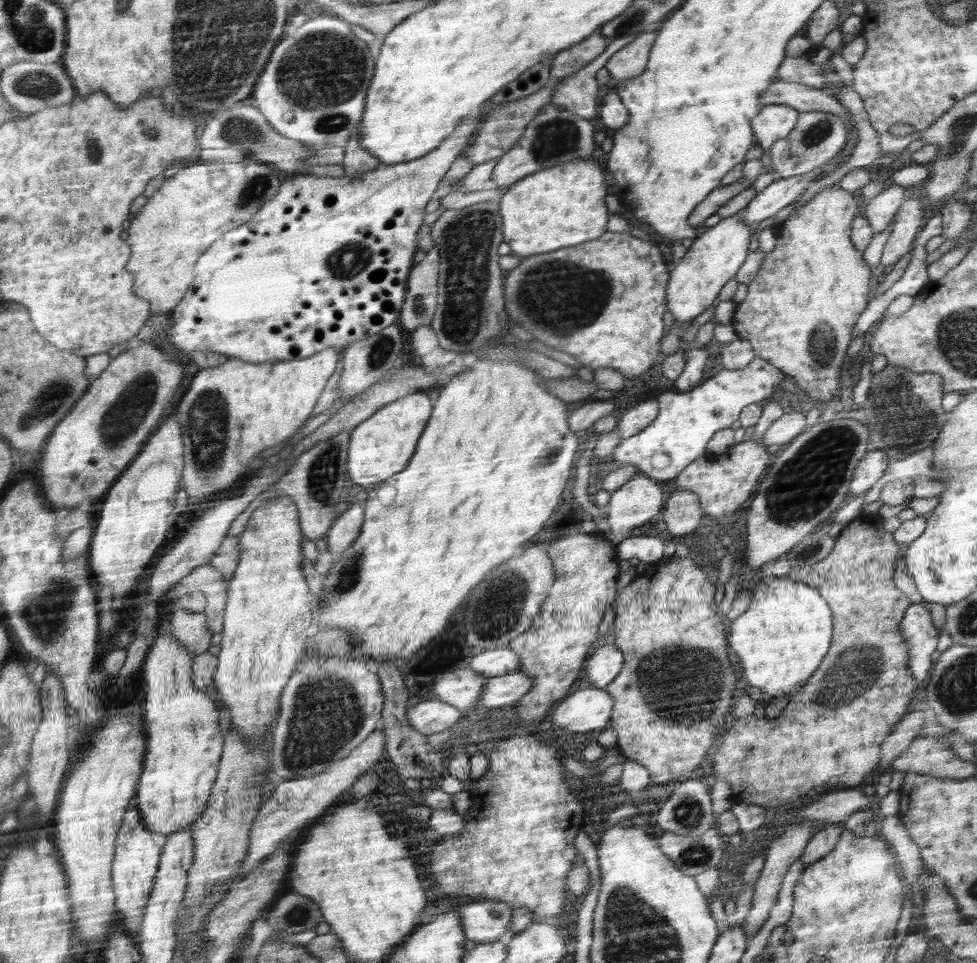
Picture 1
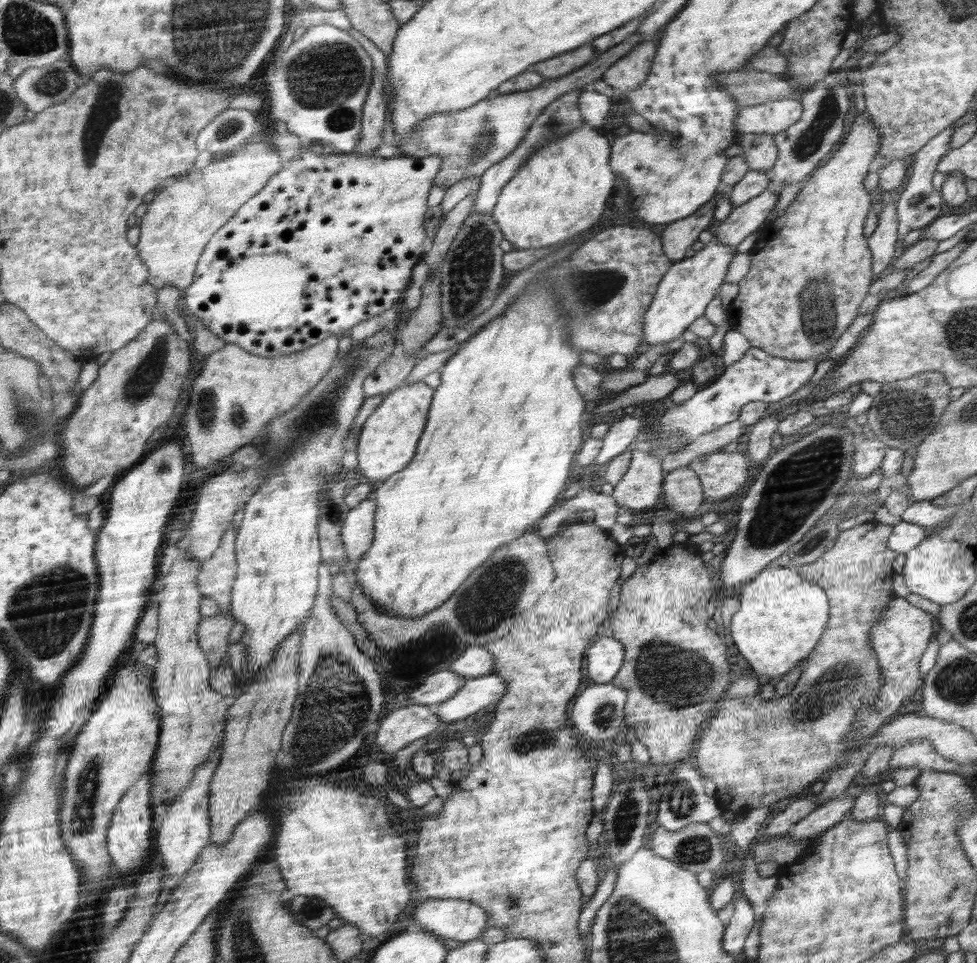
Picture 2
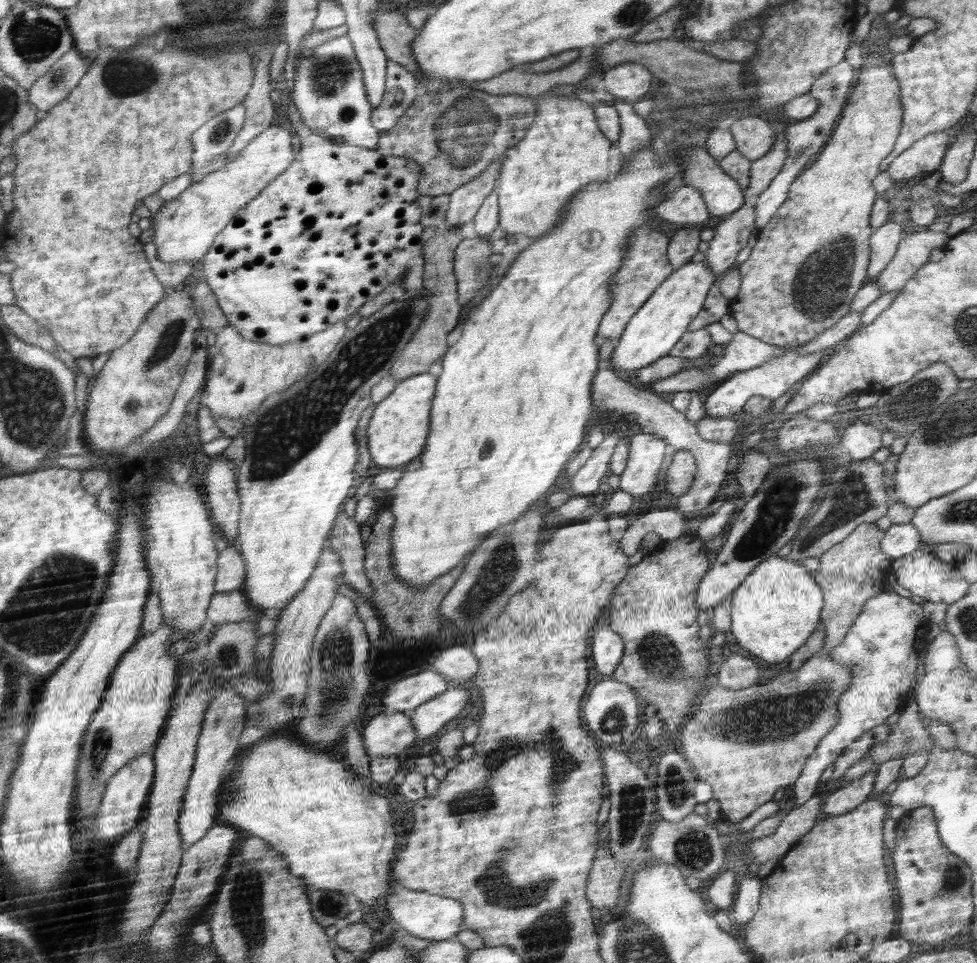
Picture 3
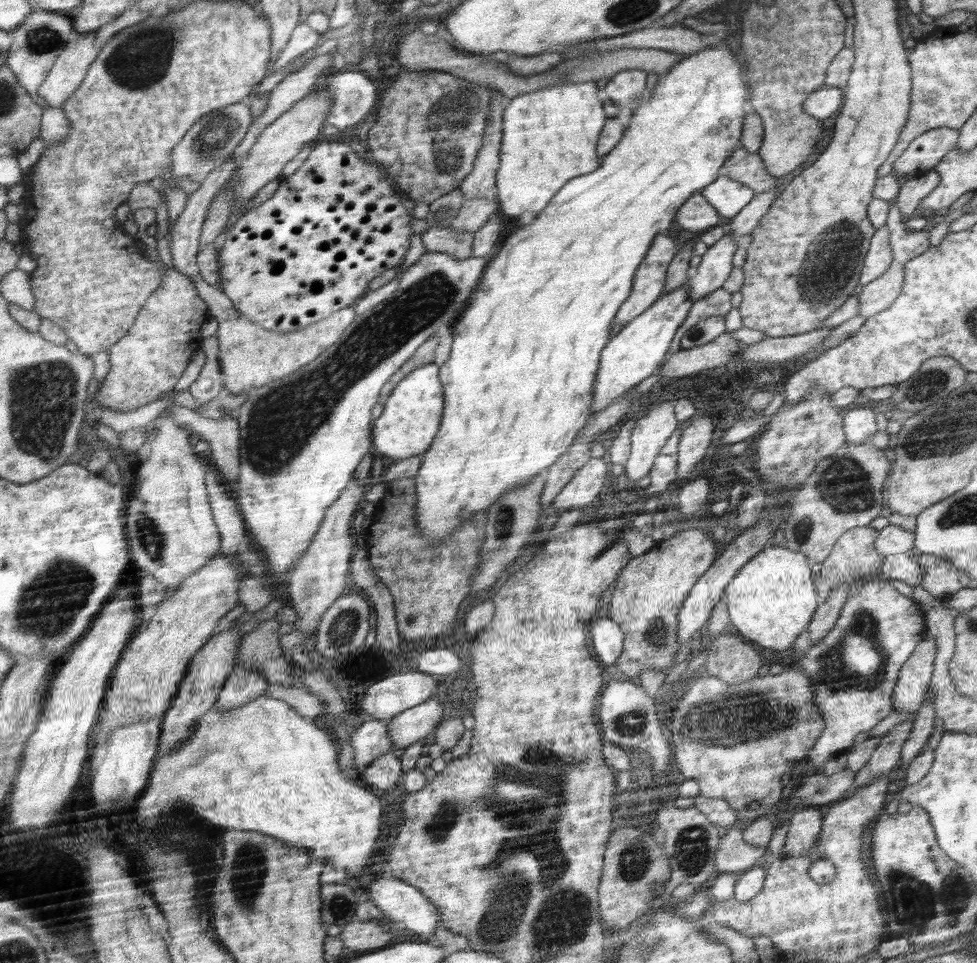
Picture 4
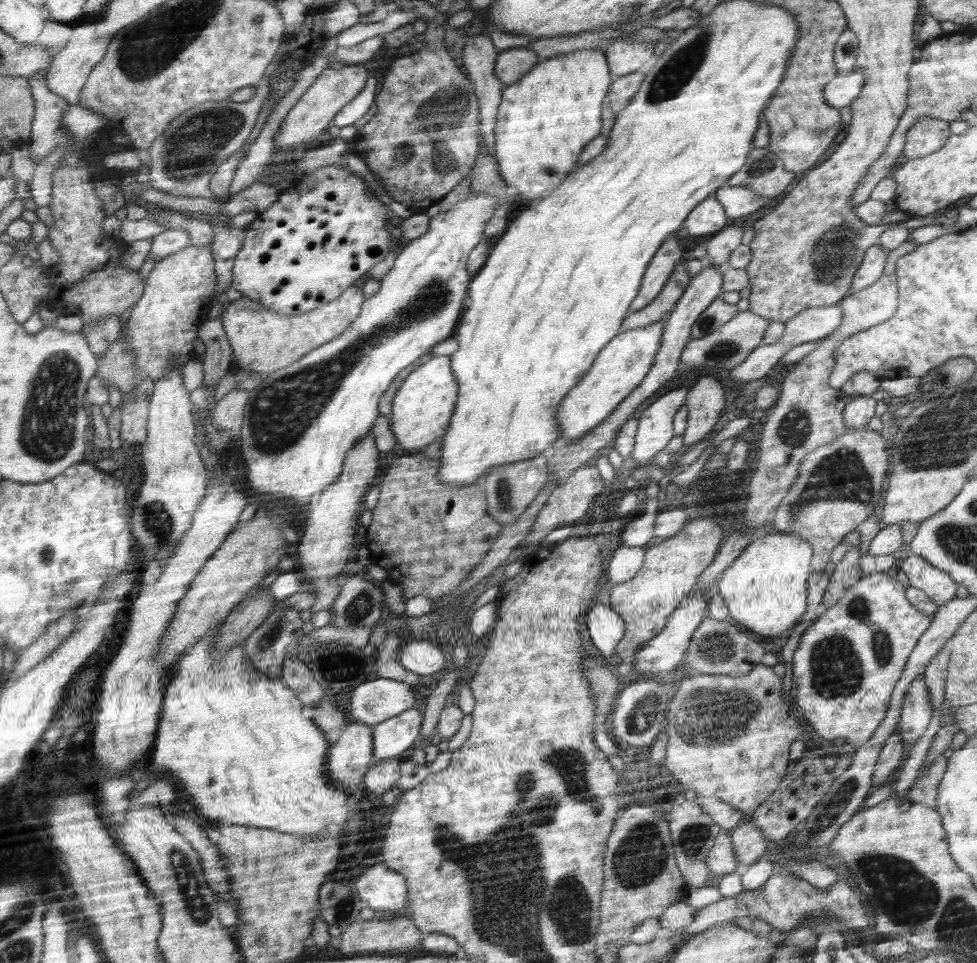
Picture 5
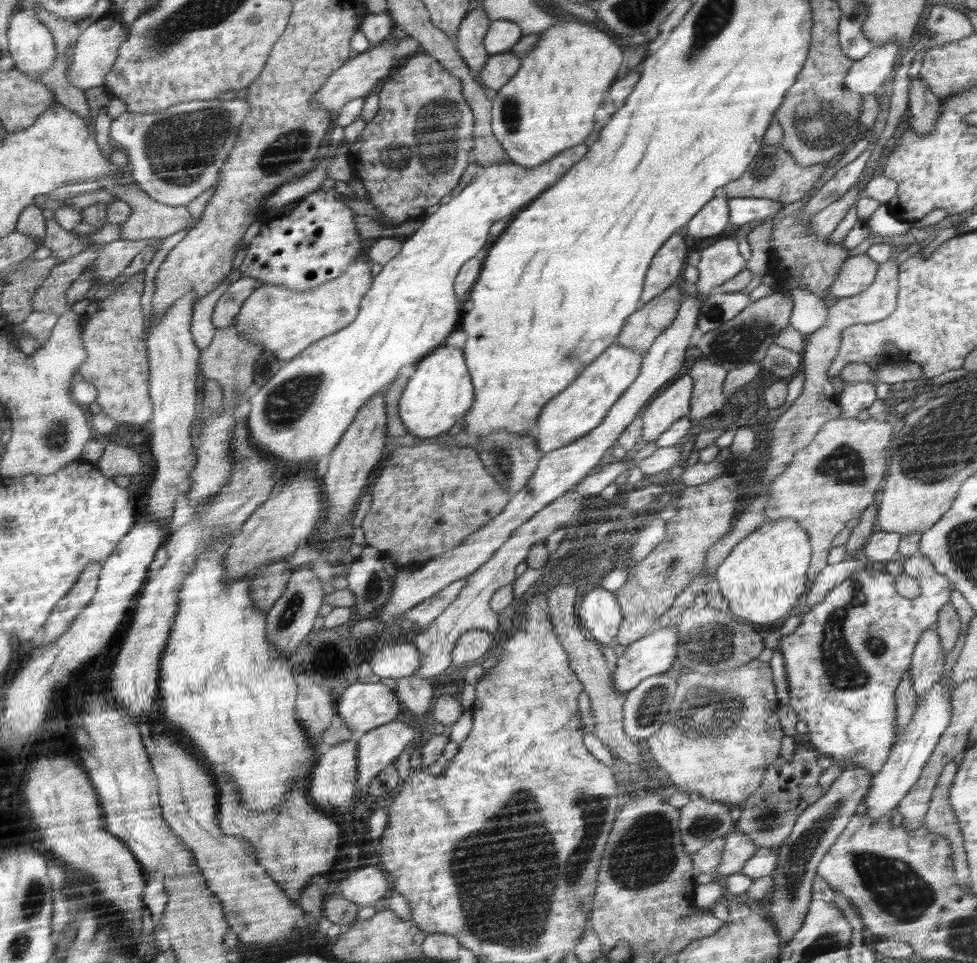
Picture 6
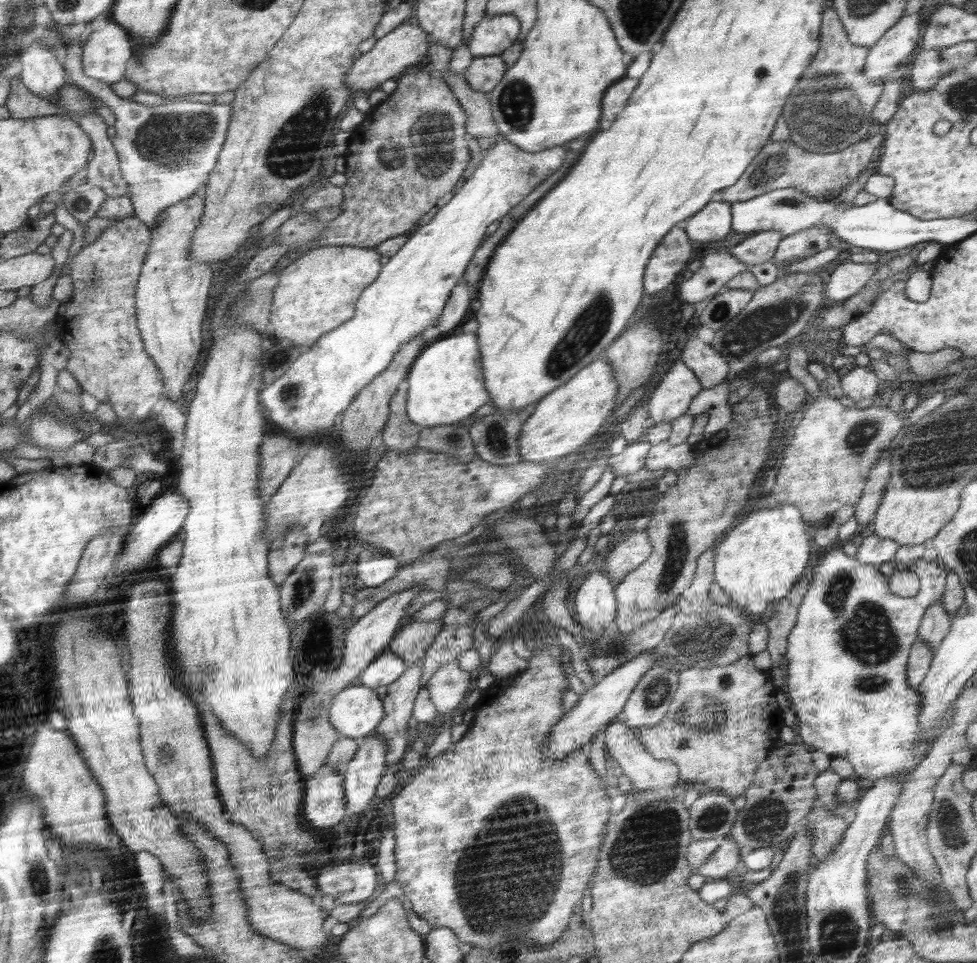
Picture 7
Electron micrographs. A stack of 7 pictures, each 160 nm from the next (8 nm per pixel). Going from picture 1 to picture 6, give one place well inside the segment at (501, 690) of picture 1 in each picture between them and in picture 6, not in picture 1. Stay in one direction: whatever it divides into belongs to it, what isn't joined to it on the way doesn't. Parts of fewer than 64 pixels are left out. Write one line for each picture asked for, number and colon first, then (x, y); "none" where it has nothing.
2: (477, 693)
3: (428, 718)
4: (410, 726)
5: (392, 737)
6: (378, 748)

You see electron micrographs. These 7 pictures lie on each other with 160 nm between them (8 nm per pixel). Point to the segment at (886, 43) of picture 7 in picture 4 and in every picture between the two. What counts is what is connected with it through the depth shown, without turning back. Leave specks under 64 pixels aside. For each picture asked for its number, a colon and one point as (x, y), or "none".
4: (823, 103)
5: (841, 91)
6: (867, 75)

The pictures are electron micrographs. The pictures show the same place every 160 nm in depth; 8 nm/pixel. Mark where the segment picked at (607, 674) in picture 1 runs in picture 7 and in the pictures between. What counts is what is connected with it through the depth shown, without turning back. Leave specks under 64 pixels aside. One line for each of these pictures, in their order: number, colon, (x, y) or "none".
2: (604, 662)
3: (608, 648)
4: (607, 638)
5: (605, 627)
6: (600, 612)
7: (596, 606)

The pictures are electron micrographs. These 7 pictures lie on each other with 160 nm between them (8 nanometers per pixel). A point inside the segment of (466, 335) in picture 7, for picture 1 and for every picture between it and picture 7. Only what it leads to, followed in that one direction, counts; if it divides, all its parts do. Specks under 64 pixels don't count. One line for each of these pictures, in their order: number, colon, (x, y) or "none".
1: (382, 445)
2: (389, 438)
3: (397, 433)
4: (410, 420)
5: (421, 409)
6: (440, 392)

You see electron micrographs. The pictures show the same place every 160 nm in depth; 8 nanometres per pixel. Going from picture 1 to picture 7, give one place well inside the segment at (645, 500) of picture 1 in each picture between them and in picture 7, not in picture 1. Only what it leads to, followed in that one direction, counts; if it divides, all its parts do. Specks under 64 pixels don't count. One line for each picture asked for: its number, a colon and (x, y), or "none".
2: (640, 488)
3: (639, 477)
4: (650, 433)
5: (655, 428)
6: (674, 403)
7: (679, 386)

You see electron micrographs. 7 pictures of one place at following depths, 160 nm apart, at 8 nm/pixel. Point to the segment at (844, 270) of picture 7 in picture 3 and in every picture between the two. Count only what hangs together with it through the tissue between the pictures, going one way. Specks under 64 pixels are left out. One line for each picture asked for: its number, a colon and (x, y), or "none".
3: (885, 242)
4: (880, 257)
5: (871, 271)
6: (859, 272)

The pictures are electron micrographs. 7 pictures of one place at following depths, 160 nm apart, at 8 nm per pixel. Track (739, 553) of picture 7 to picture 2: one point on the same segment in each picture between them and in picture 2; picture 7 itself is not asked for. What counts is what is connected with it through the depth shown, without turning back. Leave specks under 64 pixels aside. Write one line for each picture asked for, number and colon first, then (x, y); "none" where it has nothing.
2: (781, 617)
3: (773, 613)
4: (772, 599)
5: (765, 589)
6: (765, 574)

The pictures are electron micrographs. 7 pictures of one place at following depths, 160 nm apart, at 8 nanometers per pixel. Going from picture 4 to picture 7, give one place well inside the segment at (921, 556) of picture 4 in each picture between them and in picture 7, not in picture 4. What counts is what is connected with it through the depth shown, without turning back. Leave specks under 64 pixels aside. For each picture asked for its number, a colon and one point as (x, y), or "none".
5: (939, 585)
6: (844, 662)
7: (848, 653)

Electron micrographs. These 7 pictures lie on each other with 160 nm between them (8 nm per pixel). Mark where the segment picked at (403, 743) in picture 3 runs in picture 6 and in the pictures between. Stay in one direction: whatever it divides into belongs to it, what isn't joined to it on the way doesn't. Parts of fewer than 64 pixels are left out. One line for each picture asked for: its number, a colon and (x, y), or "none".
4: (370, 741)
5: (351, 757)
6: (334, 781)

